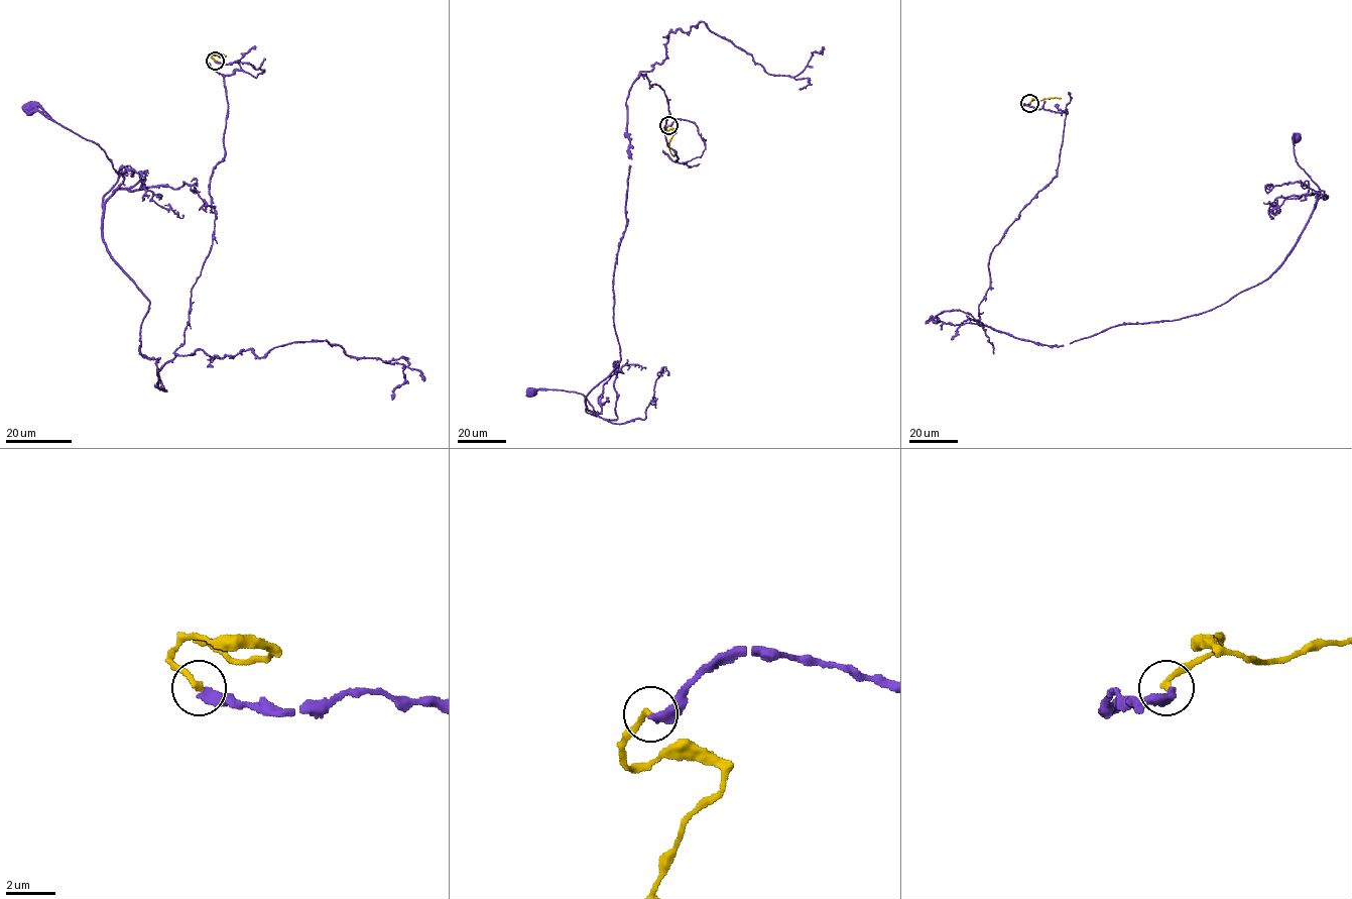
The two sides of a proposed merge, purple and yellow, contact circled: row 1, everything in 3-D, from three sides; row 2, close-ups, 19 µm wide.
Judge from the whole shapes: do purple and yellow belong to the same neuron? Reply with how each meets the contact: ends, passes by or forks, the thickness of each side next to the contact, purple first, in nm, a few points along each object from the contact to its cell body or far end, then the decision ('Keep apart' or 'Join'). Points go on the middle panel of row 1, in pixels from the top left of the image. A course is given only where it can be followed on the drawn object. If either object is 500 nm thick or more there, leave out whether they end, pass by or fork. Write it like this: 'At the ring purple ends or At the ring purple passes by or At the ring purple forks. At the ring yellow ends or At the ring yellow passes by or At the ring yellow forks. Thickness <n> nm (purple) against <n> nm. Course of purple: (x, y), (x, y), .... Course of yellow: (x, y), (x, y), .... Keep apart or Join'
At the ring purple ends. At the ring yellow ends. Thickness 440 nm (purple) against 240 nm. Course of purple: (669, 125), (702, 154), (676, 160), (639, 75), (597, 416), (531, 392). Course of yellow: (668, 125), (666, 130), (676, 131), (669, 142), (674, 156). Keep apart

